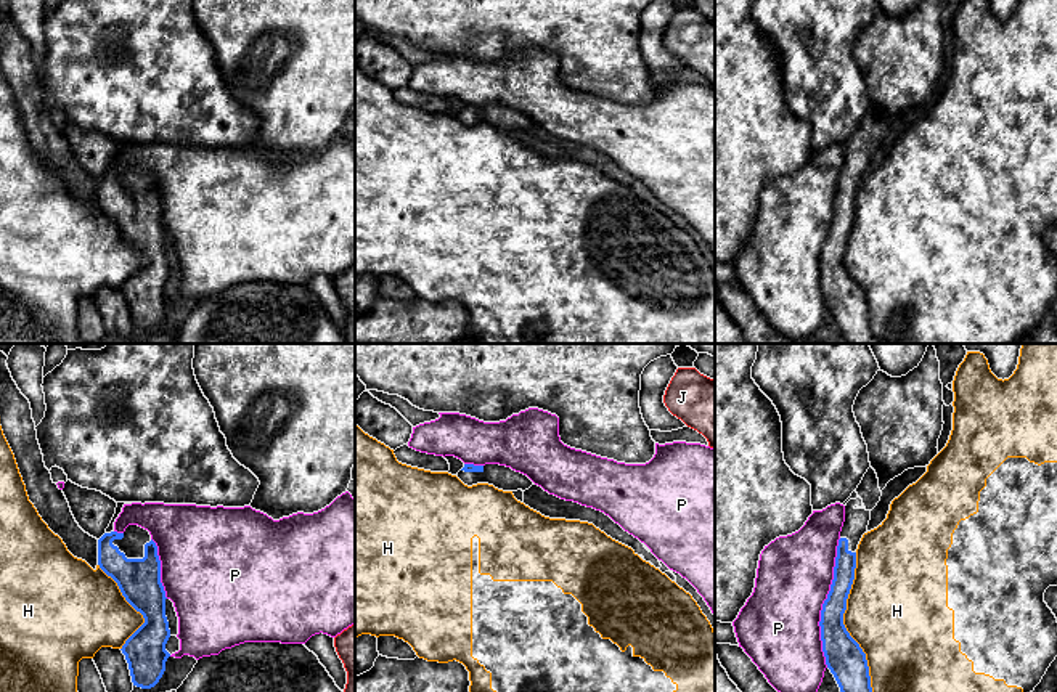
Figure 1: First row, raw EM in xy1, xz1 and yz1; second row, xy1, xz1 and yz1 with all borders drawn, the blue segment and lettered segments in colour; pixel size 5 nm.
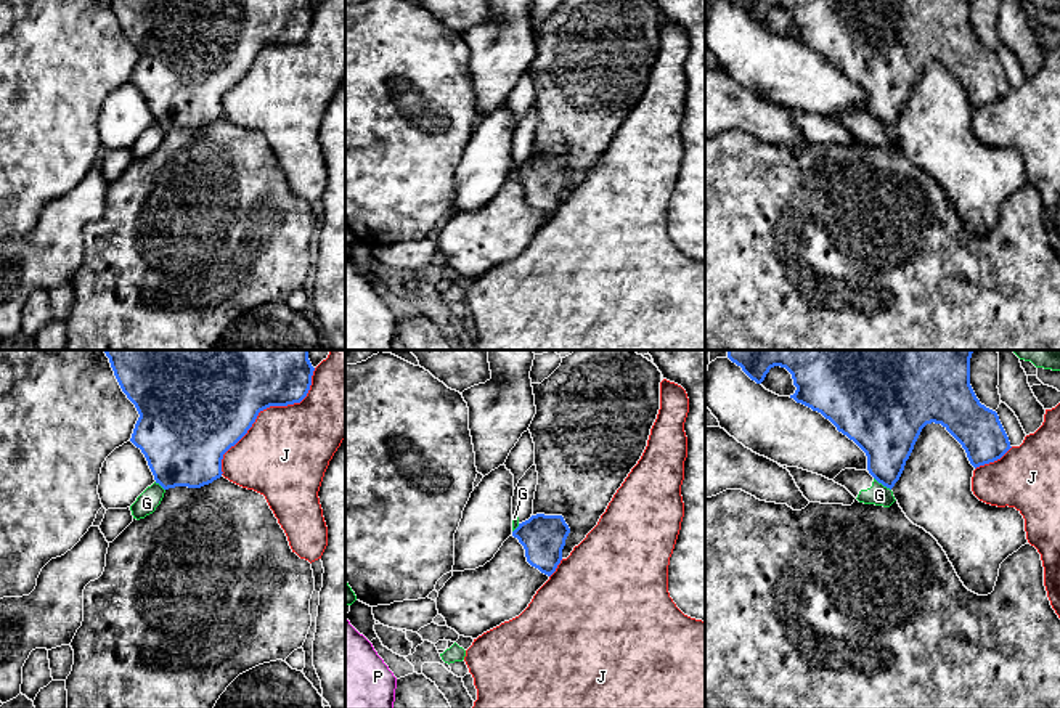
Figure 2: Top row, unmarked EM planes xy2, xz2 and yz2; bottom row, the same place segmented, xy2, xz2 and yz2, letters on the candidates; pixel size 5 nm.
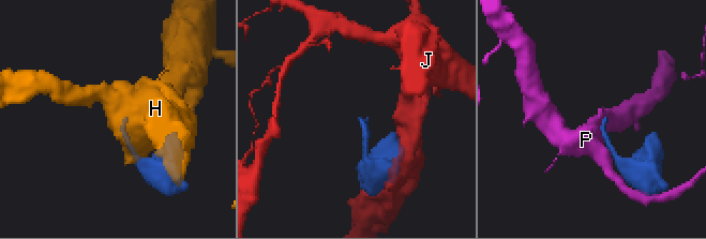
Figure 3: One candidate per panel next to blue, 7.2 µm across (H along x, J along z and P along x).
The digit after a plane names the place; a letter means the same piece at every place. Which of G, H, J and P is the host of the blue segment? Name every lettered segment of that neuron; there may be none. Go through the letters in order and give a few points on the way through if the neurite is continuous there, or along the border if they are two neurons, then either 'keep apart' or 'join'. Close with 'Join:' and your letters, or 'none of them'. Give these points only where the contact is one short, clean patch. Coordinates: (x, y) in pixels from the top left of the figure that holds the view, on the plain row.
G: border along yz2 (874, 118), (890, 130); keep apart
H: keep apart
J: keep apart
P: keep apart
Join: none of them

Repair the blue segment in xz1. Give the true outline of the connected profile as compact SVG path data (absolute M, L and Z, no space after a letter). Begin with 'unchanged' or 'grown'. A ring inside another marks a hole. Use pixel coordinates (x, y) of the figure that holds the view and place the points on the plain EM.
grown; M464 104L456 117L467 127L488 124L503 132L525 132L533 125L527 116L500 104Z

